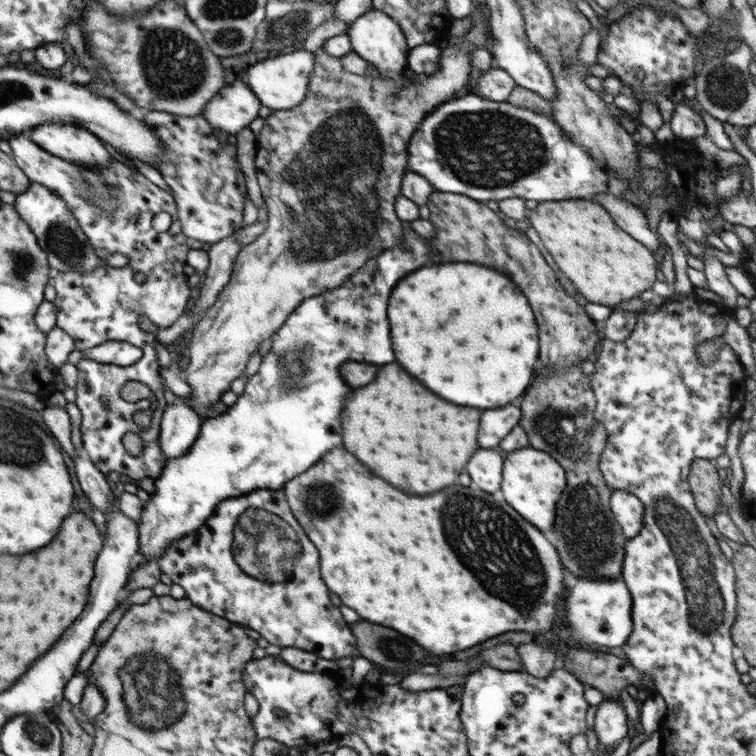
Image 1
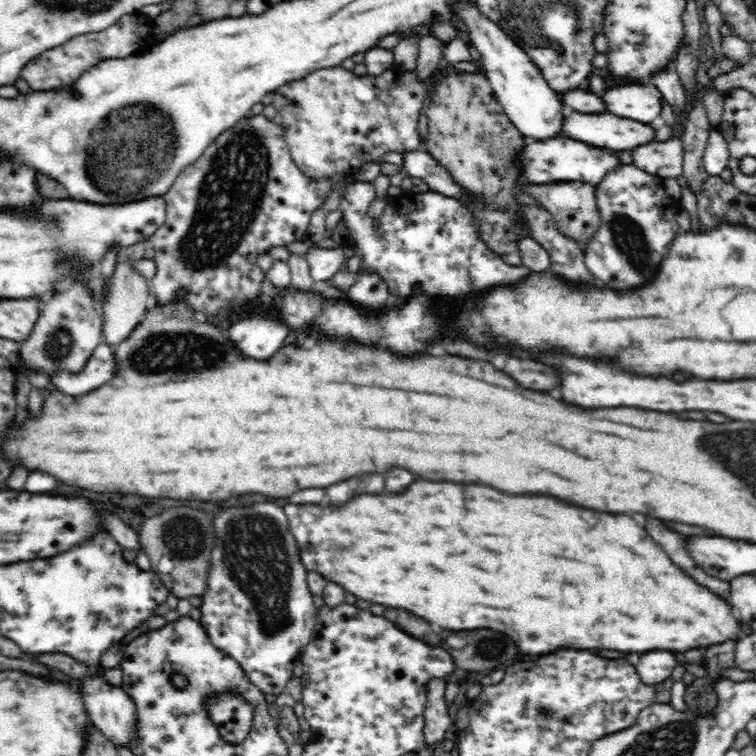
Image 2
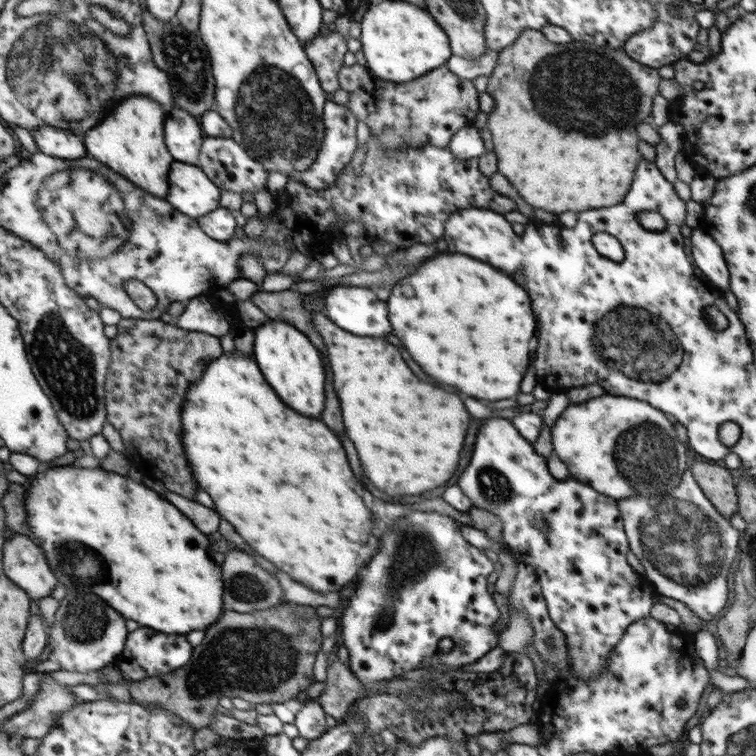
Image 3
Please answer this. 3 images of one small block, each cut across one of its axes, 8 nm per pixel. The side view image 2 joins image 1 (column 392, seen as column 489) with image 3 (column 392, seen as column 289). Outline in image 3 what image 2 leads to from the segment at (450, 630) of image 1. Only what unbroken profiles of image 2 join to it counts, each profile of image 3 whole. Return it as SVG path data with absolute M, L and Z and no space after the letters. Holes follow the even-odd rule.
M235 350L230 355L222 353L218 359L212 359L206 366L206 369L204 369L204 373L200 375L200 379L196 379L186 389L181 409L182 444L184 444L184 452L186 452L185 458L188 460L190 470L192 470L192 476L198 482L198 487L202 488L206 494L209 494L214 501L215 511L224 520L228 520L236 528L236 532L244 538L244 542L248 542L260 556L264 556L266 560L275 564L277 568L290 575L292 579L304 583L304 585L316 592L340 591L350 580L356 578L356 574L358 574L358 570L362 566L366 566L366 562L370 560L374 550L380 546L380 534L384 534L384 530L392 524L392 520L396 516L404 516L412 508L424 510L422 502L418 502L416 506L388 504L388 502L382 502L382 500L374 498L370 492L366 492L360 486L360 482L354 478L354 474L352 474L352 470L348 466L346 452L344 452L342 444L338 442L338 438L326 428L324 422L310 420L310 418L304 418L300 414L294 414L294 410L288 410L288 406L284 406L284 402L280 402L280 398L276 396L275 390L266 382L252 354L245 356Z

